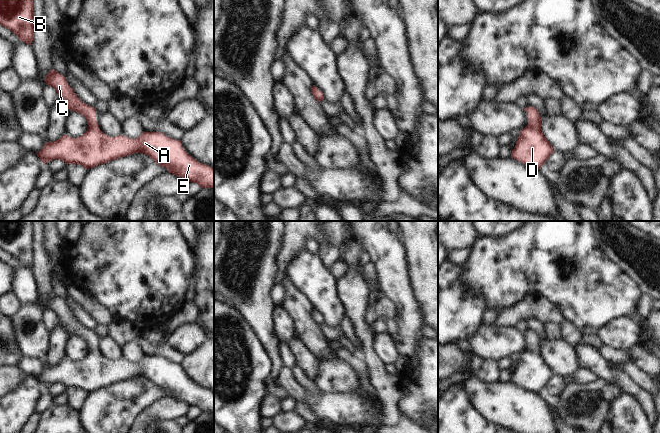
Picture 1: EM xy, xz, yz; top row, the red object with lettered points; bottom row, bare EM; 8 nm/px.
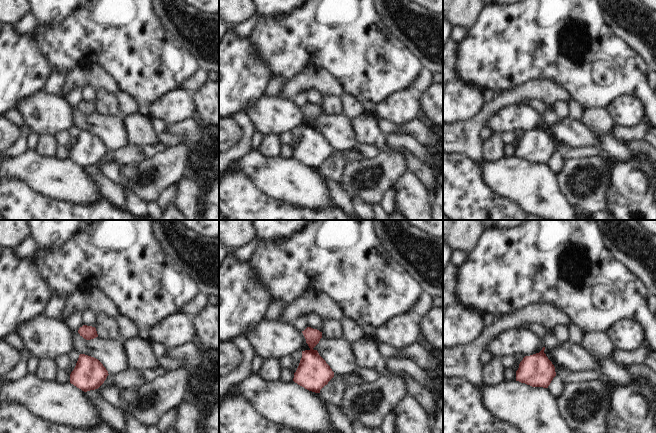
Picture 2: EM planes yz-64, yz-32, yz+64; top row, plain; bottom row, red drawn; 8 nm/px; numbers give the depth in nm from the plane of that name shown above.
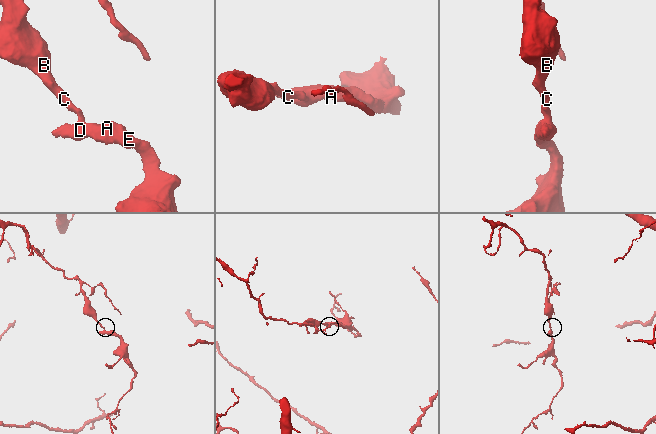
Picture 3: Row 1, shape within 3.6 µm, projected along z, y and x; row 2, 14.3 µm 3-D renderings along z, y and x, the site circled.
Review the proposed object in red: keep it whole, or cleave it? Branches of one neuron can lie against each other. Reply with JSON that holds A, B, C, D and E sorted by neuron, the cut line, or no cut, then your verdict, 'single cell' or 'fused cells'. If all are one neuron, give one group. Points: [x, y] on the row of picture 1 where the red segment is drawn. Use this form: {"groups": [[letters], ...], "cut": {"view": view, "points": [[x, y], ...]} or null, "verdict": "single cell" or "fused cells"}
{"groups": [["A", "B", "C", "D", "E"]], "cut": null, "verdict": "single cell"}

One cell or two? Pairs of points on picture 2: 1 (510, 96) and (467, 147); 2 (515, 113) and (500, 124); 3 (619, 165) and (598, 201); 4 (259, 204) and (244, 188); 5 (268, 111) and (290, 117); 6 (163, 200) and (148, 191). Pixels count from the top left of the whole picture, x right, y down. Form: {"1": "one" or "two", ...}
{"1": "one", "2": "one", "3": "two", "4": "one", "5": "one", "6": "two"}

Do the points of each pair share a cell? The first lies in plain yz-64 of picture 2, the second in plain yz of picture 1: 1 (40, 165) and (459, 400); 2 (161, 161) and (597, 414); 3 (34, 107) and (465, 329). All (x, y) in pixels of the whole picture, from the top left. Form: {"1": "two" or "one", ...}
{"1": "two", "2": "one", "3": "two"}

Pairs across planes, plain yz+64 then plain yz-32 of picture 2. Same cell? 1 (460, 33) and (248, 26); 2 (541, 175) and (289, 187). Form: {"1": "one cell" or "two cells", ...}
{"1": "one cell", "2": "one cell"}

